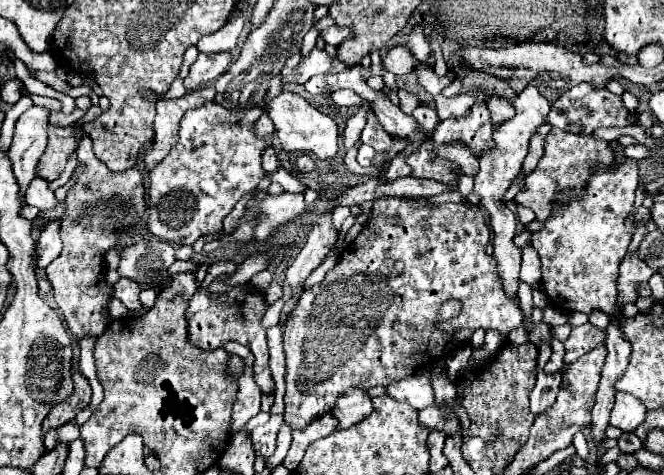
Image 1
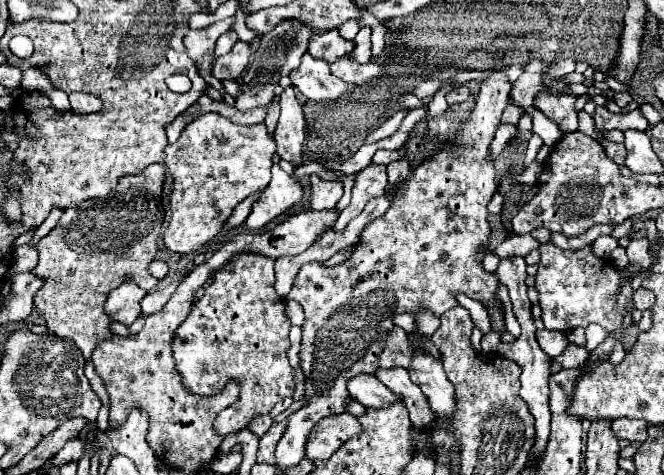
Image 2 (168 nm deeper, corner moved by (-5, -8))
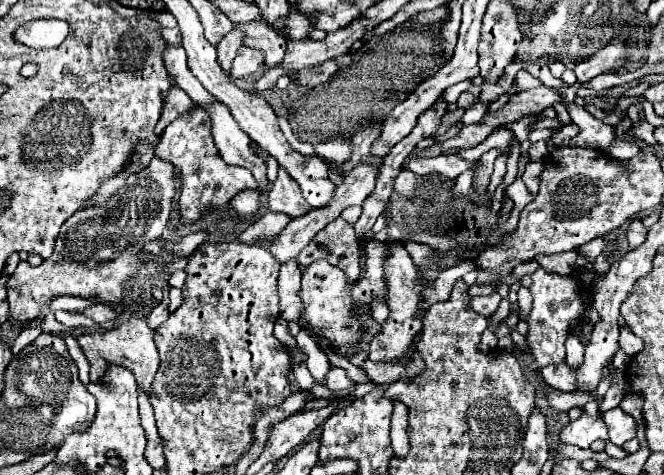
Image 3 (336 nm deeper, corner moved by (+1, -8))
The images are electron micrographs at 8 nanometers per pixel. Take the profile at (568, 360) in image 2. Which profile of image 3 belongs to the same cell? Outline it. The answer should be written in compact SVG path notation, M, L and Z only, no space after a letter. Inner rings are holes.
M548 365L546 369L542 369L542 379L546 385L550 385L552 389L558 389L562 393L574 393L576 391L576 373L572 367L568 365Z

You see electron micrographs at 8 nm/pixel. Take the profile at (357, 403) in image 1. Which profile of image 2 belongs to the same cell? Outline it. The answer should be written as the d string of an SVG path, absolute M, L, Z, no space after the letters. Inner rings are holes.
M338 413L324 417L310 433L306 445L308 459L330 459L348 439L360 433L360 421L350 413Z

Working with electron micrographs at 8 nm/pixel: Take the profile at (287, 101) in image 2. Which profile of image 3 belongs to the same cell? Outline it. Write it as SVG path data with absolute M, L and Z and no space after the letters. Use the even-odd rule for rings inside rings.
M280 167L278 179L268 195L268 209L274 213L286 213L290 219L310 213L310 205L304 201L298 184Z

